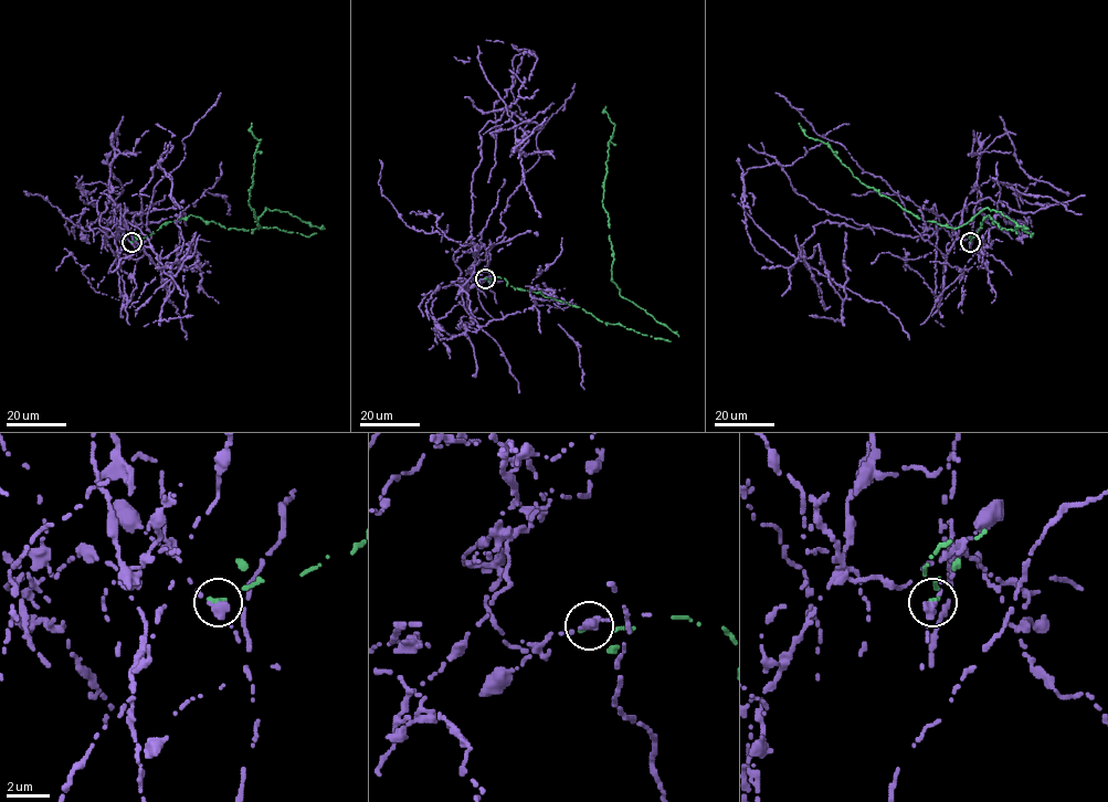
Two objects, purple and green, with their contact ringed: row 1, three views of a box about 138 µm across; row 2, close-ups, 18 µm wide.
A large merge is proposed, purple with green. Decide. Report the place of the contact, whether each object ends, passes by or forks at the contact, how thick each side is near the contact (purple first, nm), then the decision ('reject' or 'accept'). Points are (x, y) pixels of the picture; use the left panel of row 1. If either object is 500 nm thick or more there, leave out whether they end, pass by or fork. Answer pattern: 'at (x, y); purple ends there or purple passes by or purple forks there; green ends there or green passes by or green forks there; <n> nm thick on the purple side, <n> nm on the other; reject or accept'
at (132, 242); purple ends there; green ends there; 460 nm thick on the purple side, 200 nm on the other; reject

